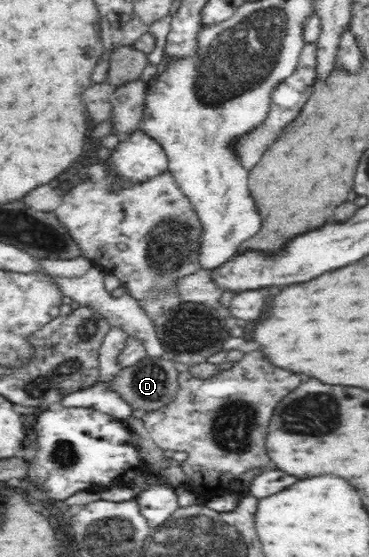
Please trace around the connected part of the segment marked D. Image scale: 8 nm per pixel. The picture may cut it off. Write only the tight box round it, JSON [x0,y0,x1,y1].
[114,355,179,413]

